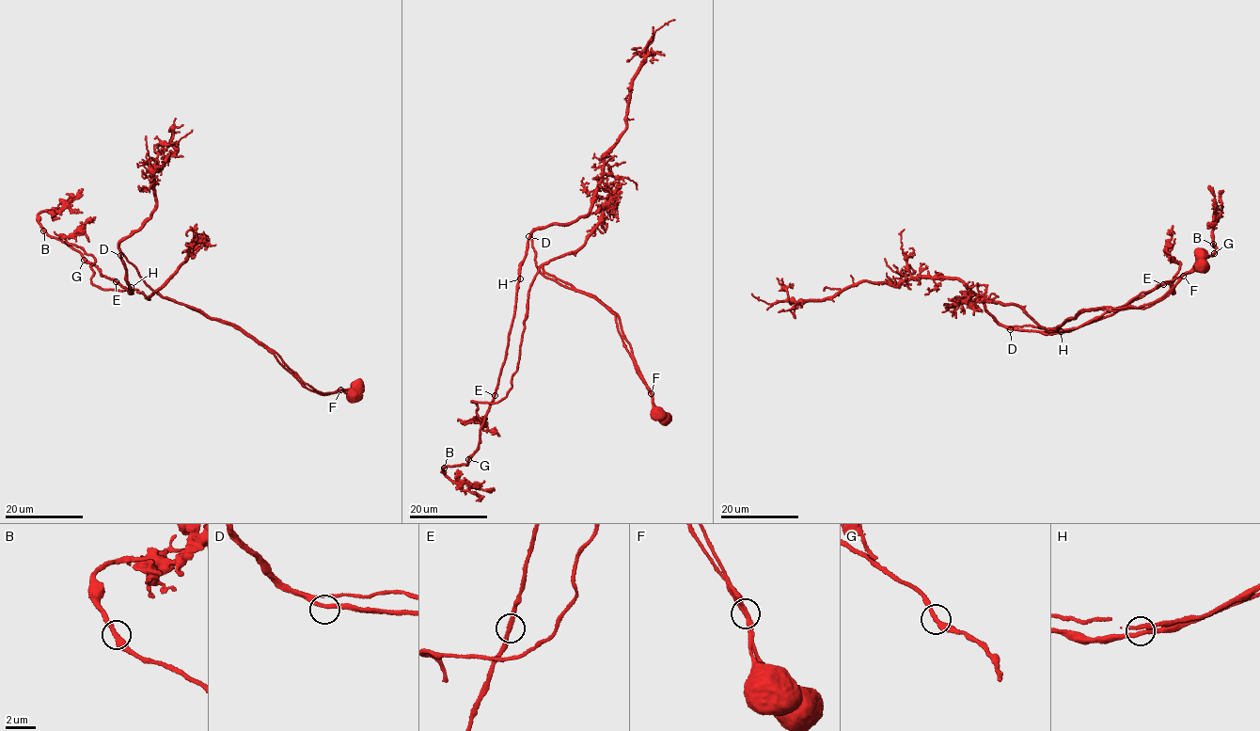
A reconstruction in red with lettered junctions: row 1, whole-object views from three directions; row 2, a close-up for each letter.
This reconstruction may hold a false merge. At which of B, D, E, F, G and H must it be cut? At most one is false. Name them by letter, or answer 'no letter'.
F

